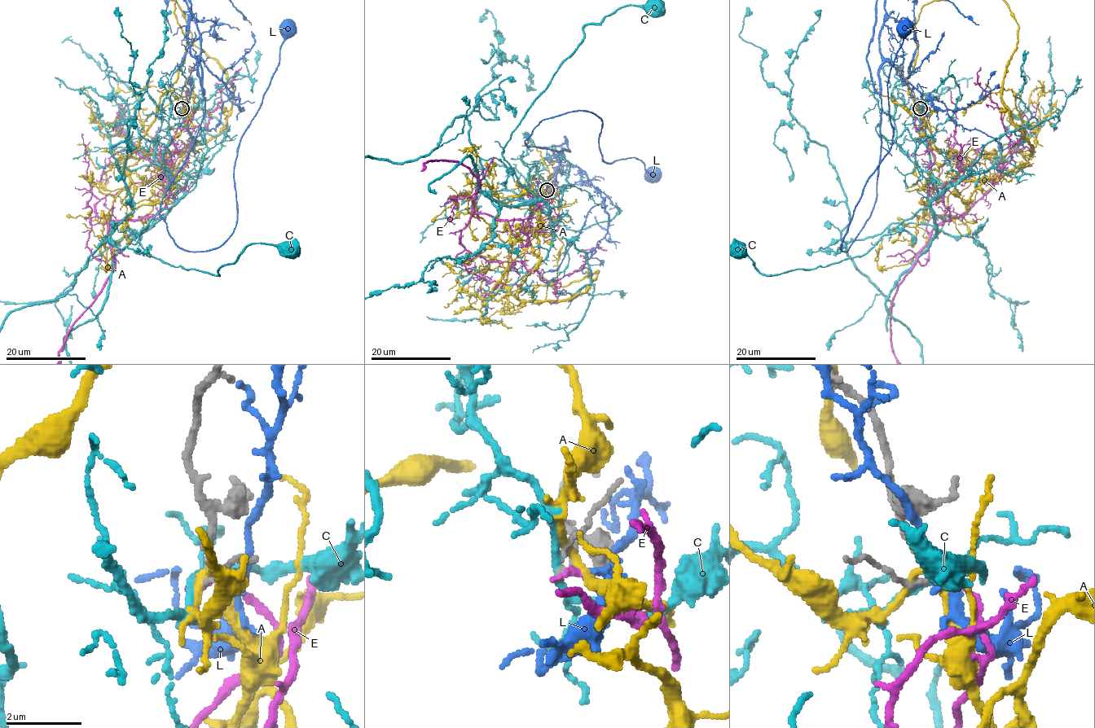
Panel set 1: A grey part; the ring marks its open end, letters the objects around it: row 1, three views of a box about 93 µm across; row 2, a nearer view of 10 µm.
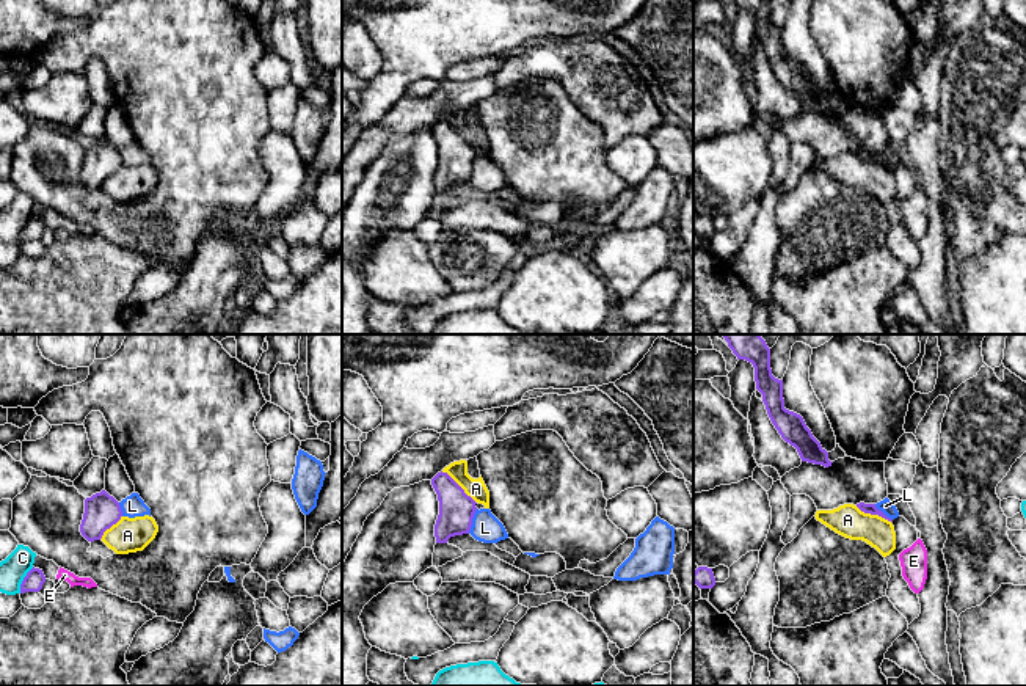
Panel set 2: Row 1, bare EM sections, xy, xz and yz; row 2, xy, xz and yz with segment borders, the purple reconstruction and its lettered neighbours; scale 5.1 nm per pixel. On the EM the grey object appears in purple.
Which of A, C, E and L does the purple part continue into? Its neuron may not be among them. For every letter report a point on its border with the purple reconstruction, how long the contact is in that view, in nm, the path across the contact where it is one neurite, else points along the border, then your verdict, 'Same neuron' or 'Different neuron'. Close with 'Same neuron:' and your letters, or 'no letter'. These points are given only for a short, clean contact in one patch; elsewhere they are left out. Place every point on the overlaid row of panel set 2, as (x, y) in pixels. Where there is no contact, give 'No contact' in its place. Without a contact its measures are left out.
A: Touches purple at xz (458, 485). Shared border 240 nm. Different neuron
C: Touches purple at xy (24, 580). Shared border 150 nm. Different neuron
E: No contact. Different neuron
L: Touches purple at xz (471, 521). Shared border 140 nm. Boundary: xz (477, 509), (468, 532). Different neuron
Same neuron: no letter

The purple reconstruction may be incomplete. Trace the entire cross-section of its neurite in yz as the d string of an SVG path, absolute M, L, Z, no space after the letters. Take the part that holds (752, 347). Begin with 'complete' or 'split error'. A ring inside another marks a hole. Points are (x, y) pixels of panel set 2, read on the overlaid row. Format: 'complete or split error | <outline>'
complete | M722 334L728 347L737 356L755 367L756 389L762 394L767 414L781 435L781 438L794 446L802 462L831 466L828 452L813 436L803 418L784 408L783 380L772 375L770 348L759 334Z

